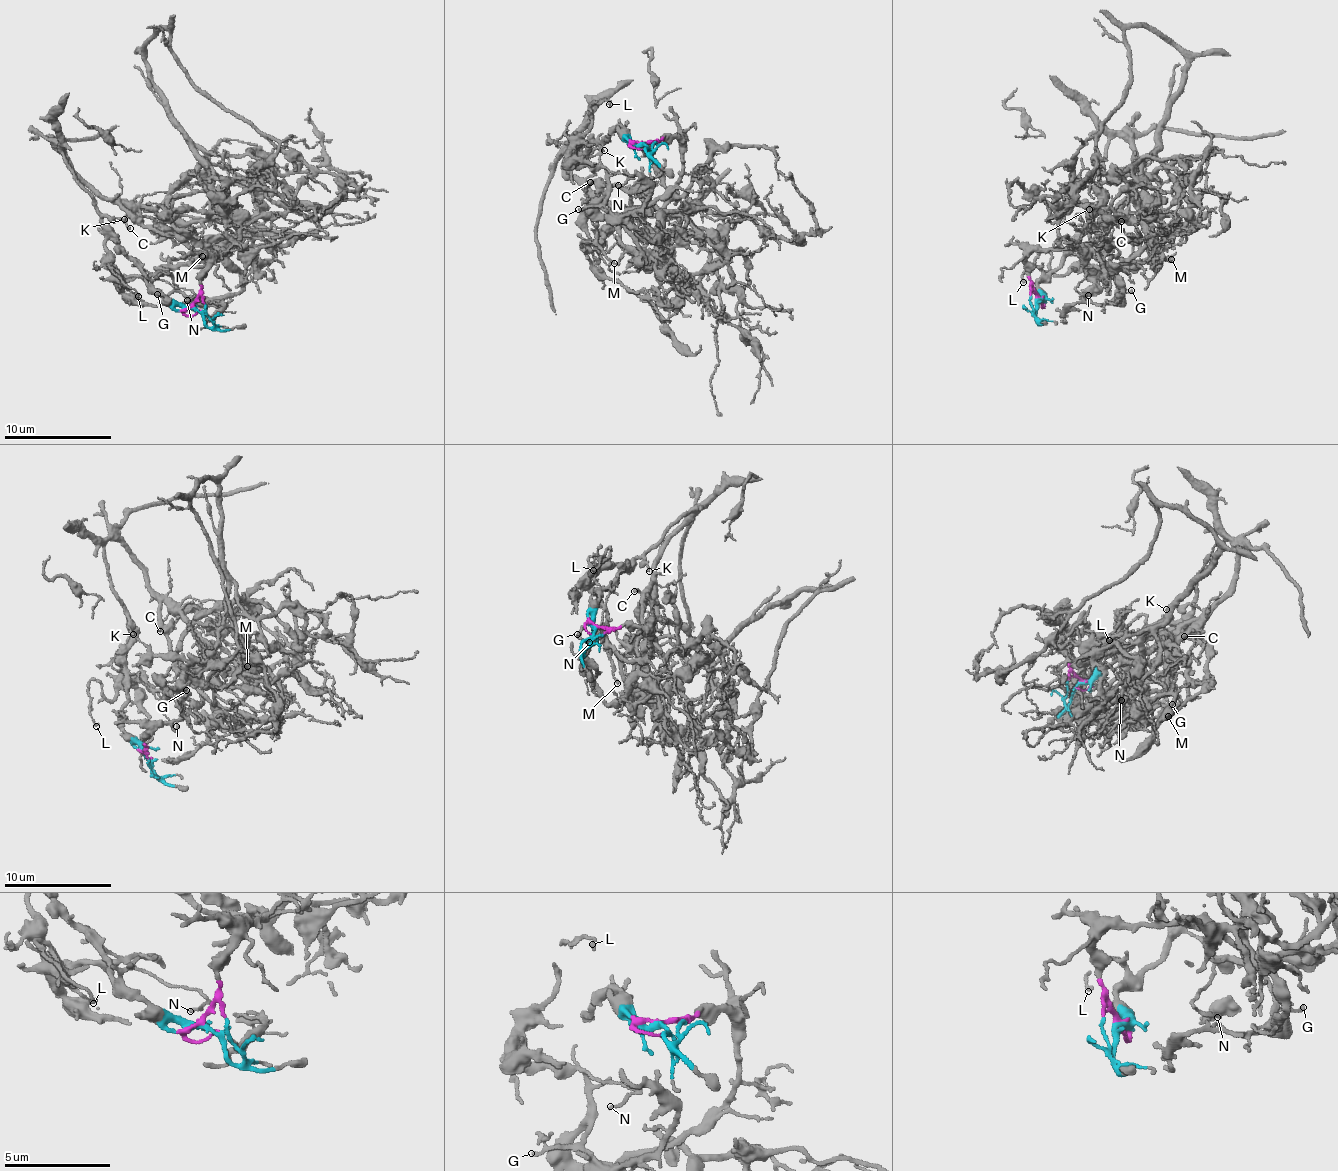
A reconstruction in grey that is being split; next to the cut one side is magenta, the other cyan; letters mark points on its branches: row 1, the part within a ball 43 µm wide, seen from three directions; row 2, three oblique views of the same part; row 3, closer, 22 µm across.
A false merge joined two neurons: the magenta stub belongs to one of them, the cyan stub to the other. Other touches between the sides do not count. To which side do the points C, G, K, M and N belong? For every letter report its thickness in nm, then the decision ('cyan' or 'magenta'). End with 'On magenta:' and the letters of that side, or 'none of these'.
C: 150 nm | cyan
G: 100 nm | magenta
K: 110 nm | cyan
M: 90 nm | magenta
N: 140 nm | cyan
On magenta: G, M

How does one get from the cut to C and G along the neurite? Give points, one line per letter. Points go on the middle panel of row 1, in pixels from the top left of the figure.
C: (648, 147), (610, 128), (585, 154), (576, 134), (564, 158), (568, 173), (582, 181), (587, 196), (591, 181)
G: (645, 147), (674, 137), (681, 147), (682, 173), (669, 188), (606, 214), (604, 194), (578, 208)

